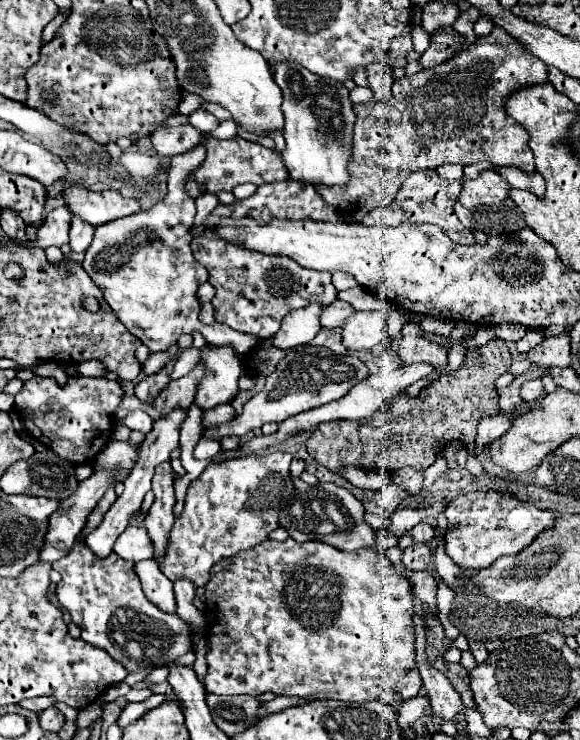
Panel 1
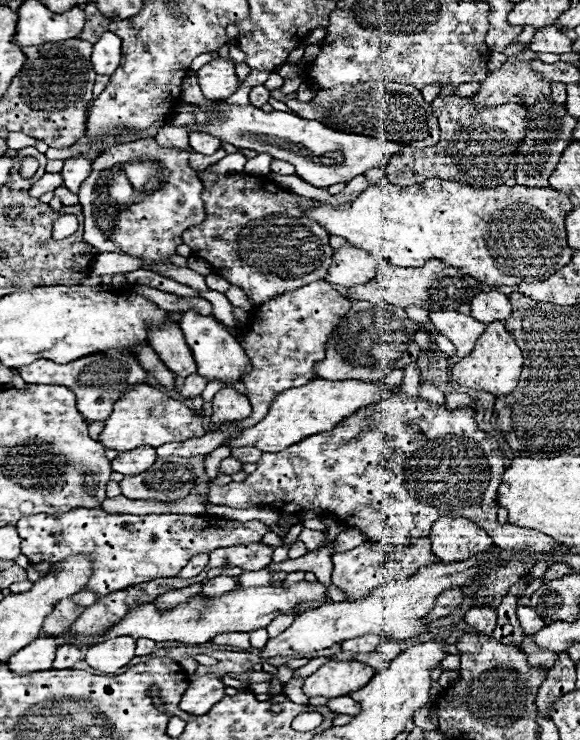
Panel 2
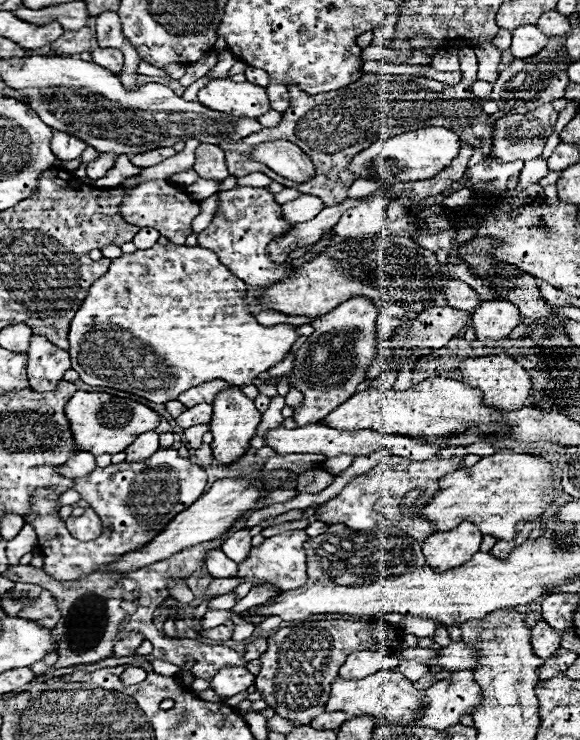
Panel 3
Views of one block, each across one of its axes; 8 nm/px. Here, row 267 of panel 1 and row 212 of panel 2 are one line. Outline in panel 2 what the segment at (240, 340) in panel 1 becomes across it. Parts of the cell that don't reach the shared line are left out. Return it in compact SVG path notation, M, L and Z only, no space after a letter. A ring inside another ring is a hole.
M152 136L110 146L92 162L92 174L80 186L78 196L80 196L84 224L86 224L84 242L88 242L100 252L126 252L128 256L134 256L134 258L144 258L158 264L170 264L170 256L174 256L176 248L182 244L182 232L204 220L202 190L204 186L198 178L198 170L190 166L190 152L186 150L164 148ZM128 162L154 162L154 166L158 166L158 174L154 176L154 180L160 182L158 190L154 190L146 198L132 198L134 190L124 172L124 164ZM108 180L114 180L112 188L108 186Z

